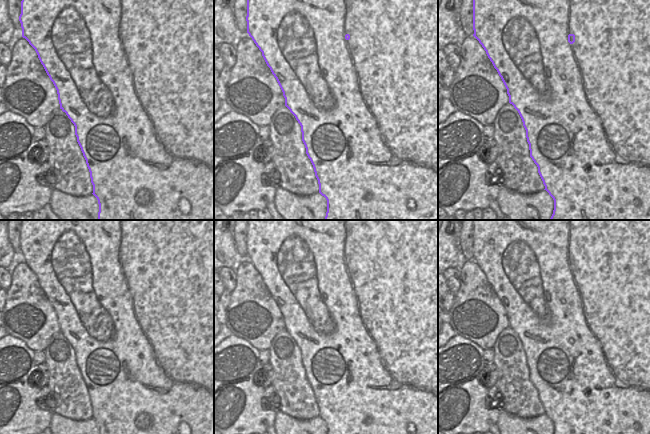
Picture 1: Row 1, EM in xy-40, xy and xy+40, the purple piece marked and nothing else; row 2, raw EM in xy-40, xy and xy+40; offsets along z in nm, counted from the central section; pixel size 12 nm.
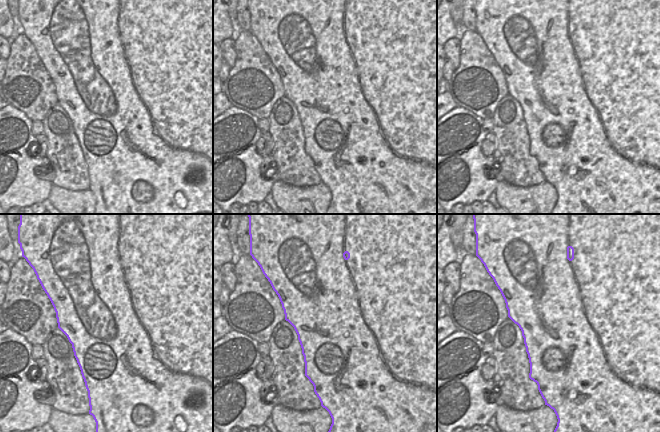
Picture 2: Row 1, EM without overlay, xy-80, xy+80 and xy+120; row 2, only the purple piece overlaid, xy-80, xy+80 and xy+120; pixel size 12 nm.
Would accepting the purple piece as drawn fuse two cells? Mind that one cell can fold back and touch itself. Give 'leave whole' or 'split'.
split

